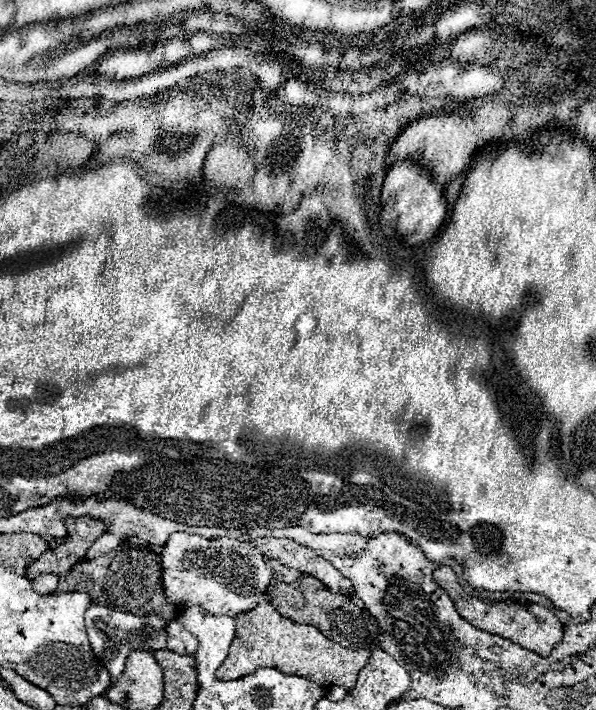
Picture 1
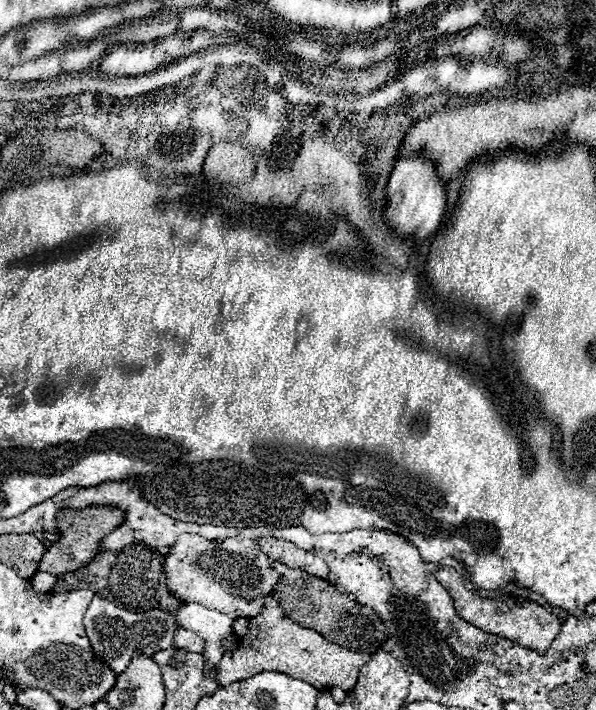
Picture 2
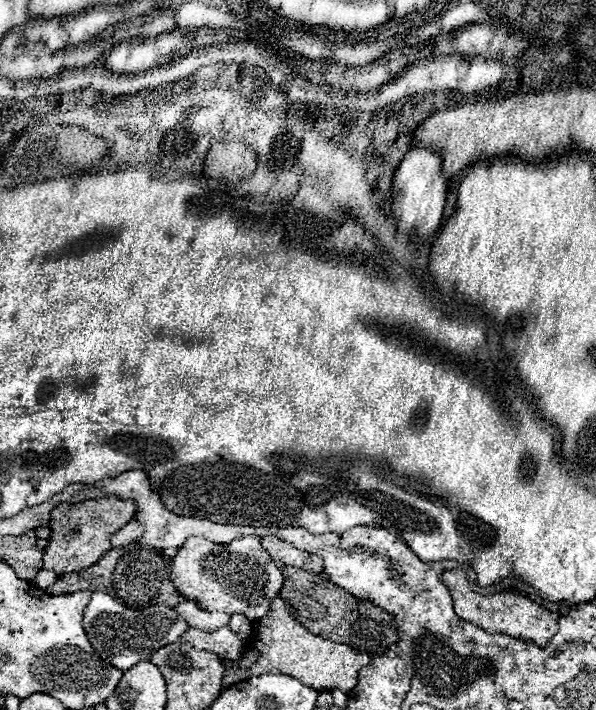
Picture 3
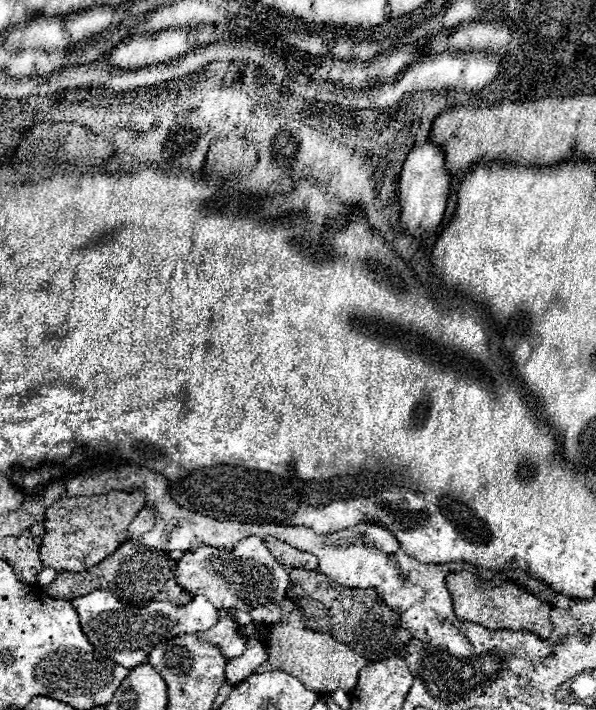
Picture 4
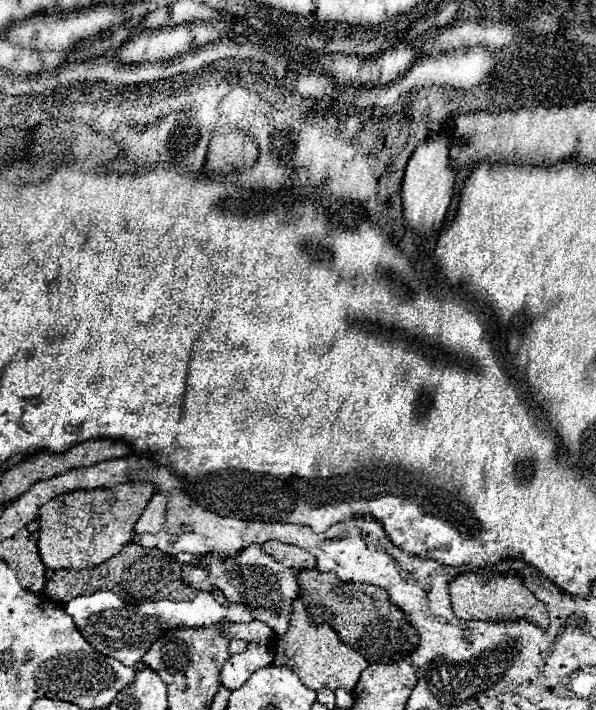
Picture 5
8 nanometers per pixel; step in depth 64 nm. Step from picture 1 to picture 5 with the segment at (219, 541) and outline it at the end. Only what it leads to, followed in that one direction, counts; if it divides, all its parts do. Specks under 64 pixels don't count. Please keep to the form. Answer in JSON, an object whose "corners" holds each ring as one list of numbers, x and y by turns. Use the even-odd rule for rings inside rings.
{"corners":[[252,544,250,548,244,548,236,558,230,558,226,562,222,558,214,558,212,554,204,556,202,564,208,564,208,570,192,568,186,564,182,566,186,584,192,584,200,592,212,592,212,588,218,586,224,592,228,602,244,604,252,612,254,620,270,624,276,636,282,636,288,632,292,602,300,594,300,584,296,578,298,572,294,568,286,568,284,564,272,560,270,556,264,554,262,546,256,546,256,544]]}

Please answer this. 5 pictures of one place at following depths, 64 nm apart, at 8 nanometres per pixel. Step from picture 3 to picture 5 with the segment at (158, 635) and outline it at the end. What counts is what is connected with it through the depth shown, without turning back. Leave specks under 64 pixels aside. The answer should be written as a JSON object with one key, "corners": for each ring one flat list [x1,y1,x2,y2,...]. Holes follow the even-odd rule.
{"corners":[[100,591,90,596,78,596,64,604,64,612,72,616,74,624,78,626,78,632,104,656,118,658,126,666,134,666,142,660,150,644,168,628,178,626,208,626,222,618,230,618,232,622,250,622,254,620,252,614,238,604,222,606,218,604,212,594,200,592,190,602,170,602,170,600,158,600,158,602,144,602,144,604,126,604,118,594,111,591]]}

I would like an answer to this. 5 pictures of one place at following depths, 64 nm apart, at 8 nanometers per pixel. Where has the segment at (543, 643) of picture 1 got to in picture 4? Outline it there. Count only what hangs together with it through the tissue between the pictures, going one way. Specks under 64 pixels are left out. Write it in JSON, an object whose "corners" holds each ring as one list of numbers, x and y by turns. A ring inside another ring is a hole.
{"corners":[[452,572,450,576,446,576,446,584,448,584,448,592,452,594,454,612,460,620,478,622,486,628,510,628,510,630,526,628,526,630,534,630,540,638,548,638,552,634,550,606,546,602,542,604,540,598,532,596,530,592,522,590,512,582,504,582,502,586,482,590,476,586,476,578,470,572]]}

